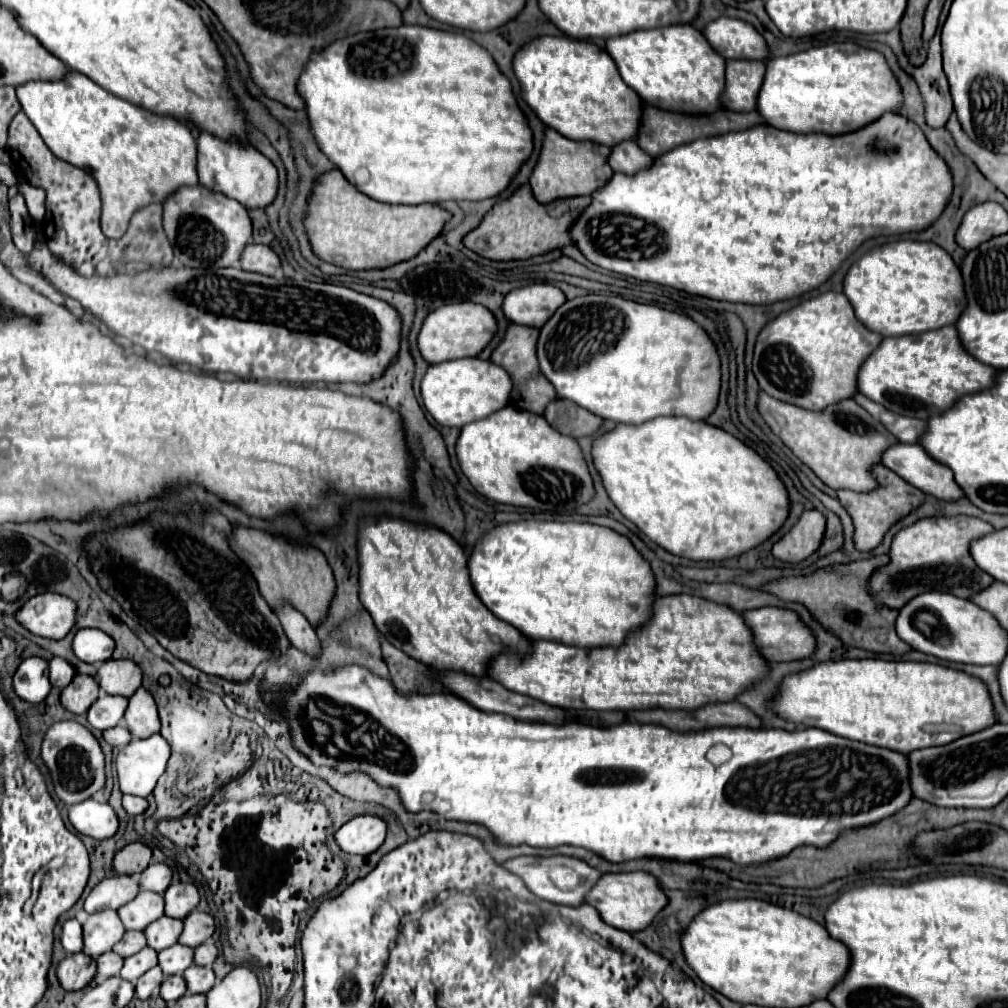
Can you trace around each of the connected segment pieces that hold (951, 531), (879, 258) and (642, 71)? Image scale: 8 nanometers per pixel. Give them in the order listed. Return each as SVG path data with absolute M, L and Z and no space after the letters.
M963 514L917 520L893 536L889 564L877 568L869 576L869 594L873 600L879 600L879 604L889 608L901 608L923 592L947 592L959 598L969 598L993 582L993 578L973 562L969 554L969 542L993 530L995 528L991 524Z
M899 240L871 248L849 268L847 276L843 278L843 292L849 298L857 320L881 336L903 336L935 330L953 324L965 308L965 292L959 266L941 246L917 240Z
M673 24L651 30L605 38L605 48L615 60L619 74L641 100L675 112L715 112L721 108L719 94L725 82L725 58L721 58L691 24Z

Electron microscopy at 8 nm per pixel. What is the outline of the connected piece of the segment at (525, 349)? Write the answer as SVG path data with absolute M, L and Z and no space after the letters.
M509 324L505 330L503 340L497 344L497 348L491 354L491 362L505 368L507 374L513 380L513 390L509 396L509 404L521 410L529 410L529 412L537 412L543 414L545 406L557 396L555 388L551 386L551 382L541 374L539 364L537 364L537 356L535 356L535 346L537 346L537 336L539 330L531 328L531 326L521 326L521 324Z

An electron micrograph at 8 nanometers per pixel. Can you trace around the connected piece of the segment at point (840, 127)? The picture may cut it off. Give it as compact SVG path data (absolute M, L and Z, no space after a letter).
M833 42L797 54L769 58L757 96L757 112L769 126L791 132L845 134L877 120L883 112L895 112L901 98L885 58L853 42Z

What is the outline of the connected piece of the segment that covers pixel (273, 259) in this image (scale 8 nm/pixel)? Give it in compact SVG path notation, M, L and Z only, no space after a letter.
M247 244L241 254L241 268L247 272L273 276L279 270L279 256L269 246Z

